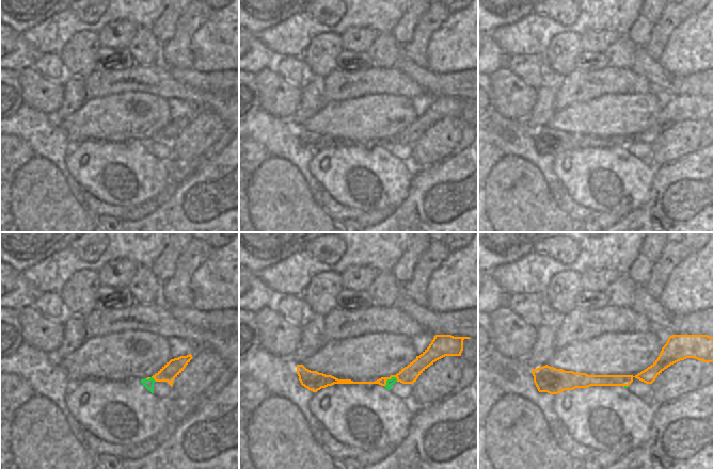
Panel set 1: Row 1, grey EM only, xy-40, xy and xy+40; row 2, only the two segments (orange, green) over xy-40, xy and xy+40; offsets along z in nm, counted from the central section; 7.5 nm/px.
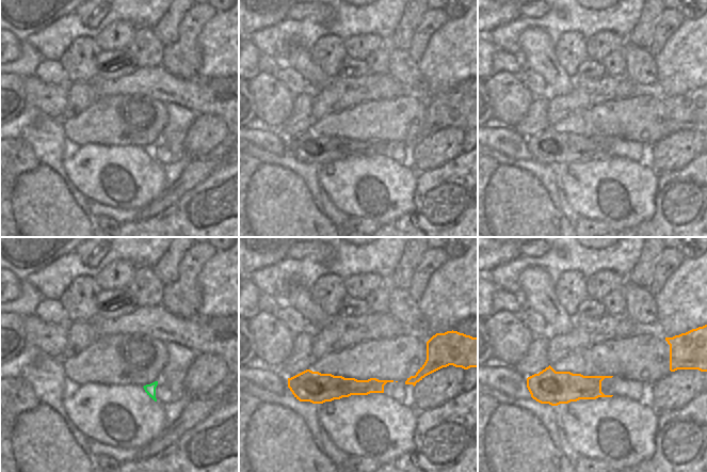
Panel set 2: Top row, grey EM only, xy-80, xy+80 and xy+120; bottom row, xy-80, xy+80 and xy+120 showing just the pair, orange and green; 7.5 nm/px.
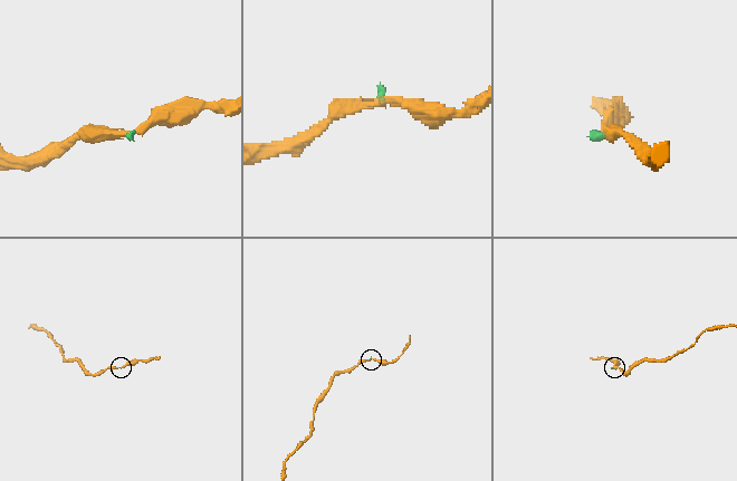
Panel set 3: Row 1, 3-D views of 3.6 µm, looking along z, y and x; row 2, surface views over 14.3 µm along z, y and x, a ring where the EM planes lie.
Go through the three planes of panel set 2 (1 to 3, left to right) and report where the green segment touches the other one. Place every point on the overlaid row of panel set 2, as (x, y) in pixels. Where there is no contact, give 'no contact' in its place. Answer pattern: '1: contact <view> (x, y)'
1: no contact
2: no contact
3: no contact

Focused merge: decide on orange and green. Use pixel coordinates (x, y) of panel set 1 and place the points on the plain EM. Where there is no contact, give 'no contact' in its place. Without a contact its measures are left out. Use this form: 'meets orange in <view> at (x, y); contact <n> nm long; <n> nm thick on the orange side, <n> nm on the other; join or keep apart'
meets orange in xy at (389, 140); contact 120 nm long; 140 nm thick on the orange side, 50 nm on the other; keep apart

